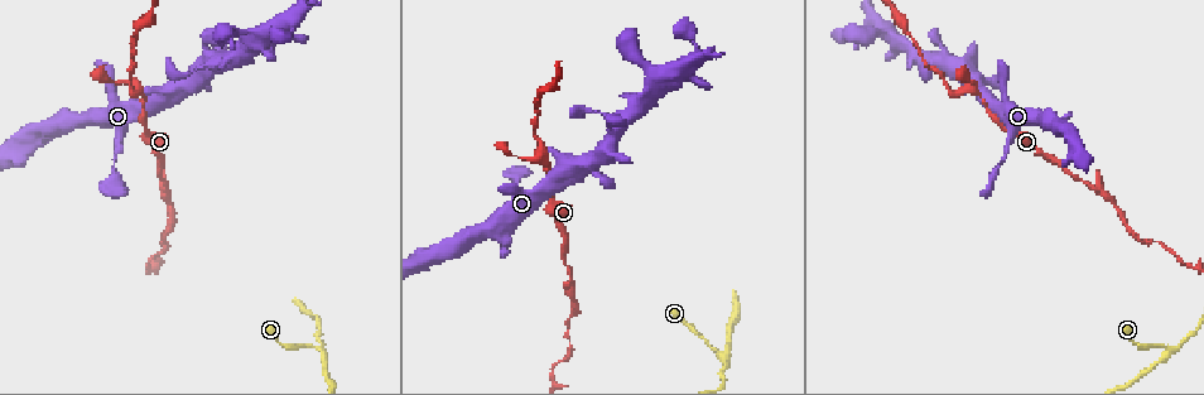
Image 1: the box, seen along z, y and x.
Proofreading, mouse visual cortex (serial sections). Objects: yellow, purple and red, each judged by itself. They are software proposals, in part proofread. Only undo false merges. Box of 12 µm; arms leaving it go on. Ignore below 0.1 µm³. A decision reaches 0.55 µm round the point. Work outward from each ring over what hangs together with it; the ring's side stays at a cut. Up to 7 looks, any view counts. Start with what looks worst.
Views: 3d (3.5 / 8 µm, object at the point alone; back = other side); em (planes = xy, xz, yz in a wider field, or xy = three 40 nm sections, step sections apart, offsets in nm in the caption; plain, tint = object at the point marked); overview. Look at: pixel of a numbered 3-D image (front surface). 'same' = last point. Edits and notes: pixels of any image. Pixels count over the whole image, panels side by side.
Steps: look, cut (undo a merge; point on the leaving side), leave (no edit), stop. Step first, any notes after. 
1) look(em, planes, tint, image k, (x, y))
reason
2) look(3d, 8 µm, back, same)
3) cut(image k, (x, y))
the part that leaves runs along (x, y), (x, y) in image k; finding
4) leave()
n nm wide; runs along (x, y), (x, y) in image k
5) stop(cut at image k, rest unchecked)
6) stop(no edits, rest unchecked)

look(3d, 3.5 µm, image 1, (315, 347))
abrupt turn

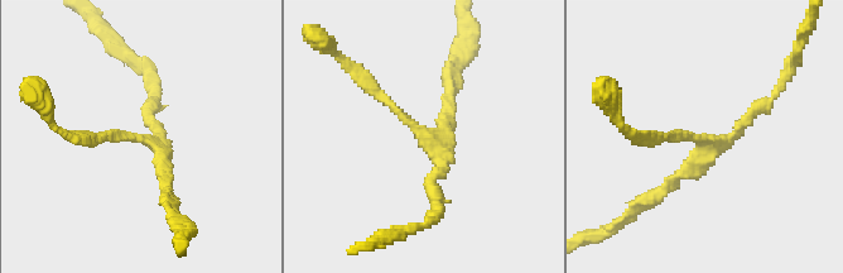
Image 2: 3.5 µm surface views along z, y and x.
look(em, xy, step 1, tint, image 2, (699, 136))
now the EM

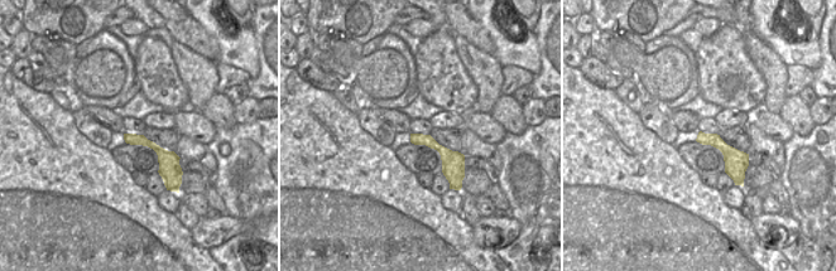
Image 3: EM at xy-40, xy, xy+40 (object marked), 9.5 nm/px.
leave()
120 nm wide; runs along (78, 138), (145, 138), (168, 192) in image 2; all the same cell

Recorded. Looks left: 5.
look(3d, 3.5 µm, image 1, (1187, 264))
abrupt turn

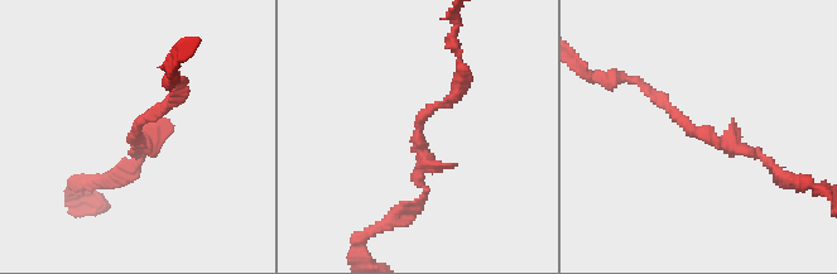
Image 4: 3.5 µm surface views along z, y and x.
look(em, planes, tint, image 4, (697, 135))
shape alone is not enough

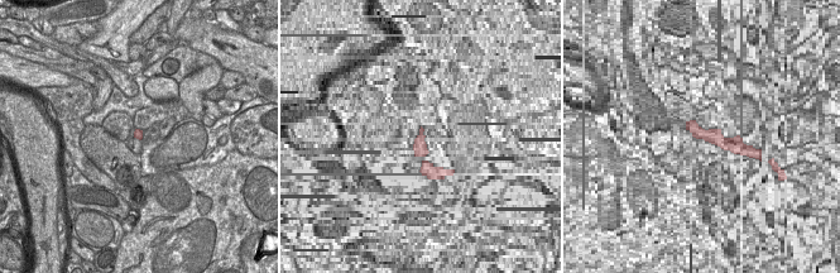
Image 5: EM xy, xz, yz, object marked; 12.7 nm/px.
leave()
runs along (652, 91), (716, 142), (732, 125) in image 4; all the same cell

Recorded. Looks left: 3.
look(3d, 3.5 µm, image 1, (953, 91))
sharp bend

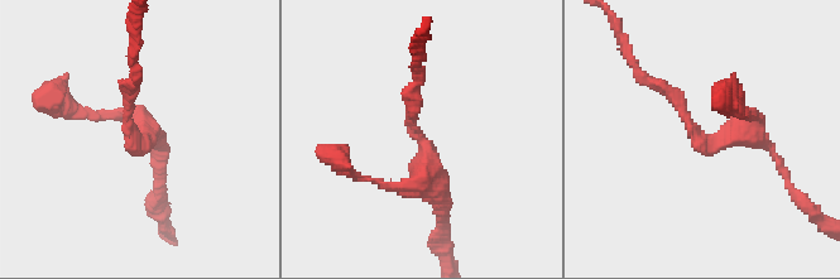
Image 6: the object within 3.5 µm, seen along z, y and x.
look(em, xy, step 3, tint, image 6, (137, 143))
arms of 200, 200 nm; shape alone is not enough

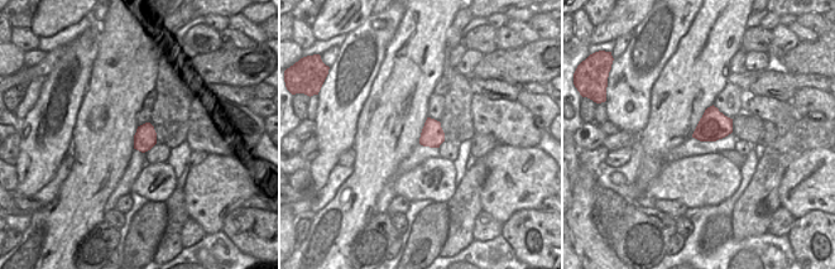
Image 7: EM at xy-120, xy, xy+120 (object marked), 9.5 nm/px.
look(em, xy, step 2, tint, same)

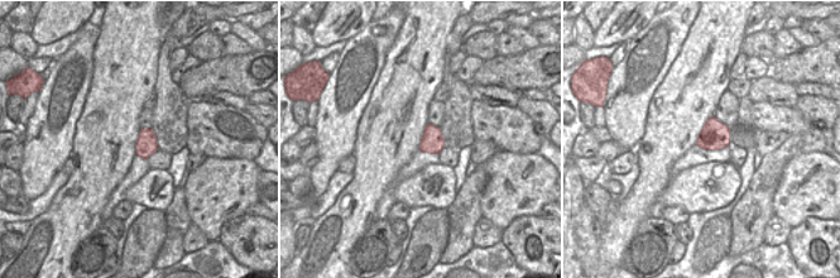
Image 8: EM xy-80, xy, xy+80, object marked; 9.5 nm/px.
leave()
runs along (777, 158), (754, 135), (705, 143), (653, 85) in image 6; continuous, no second cell

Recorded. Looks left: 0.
stop(no edits, rest unchecked)

